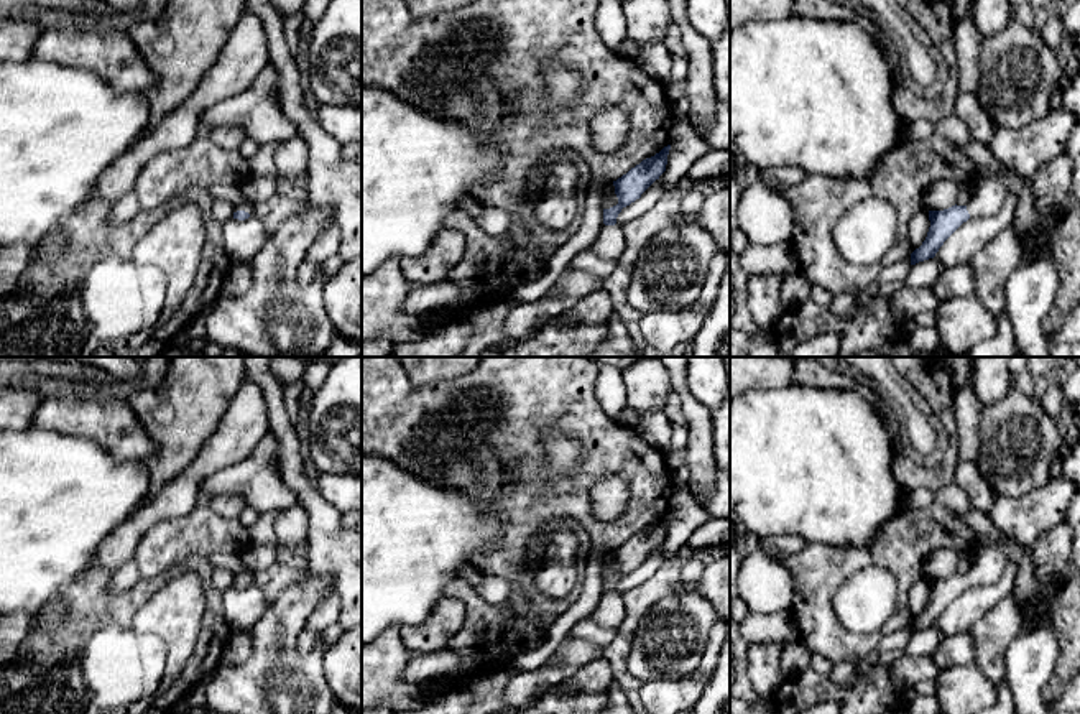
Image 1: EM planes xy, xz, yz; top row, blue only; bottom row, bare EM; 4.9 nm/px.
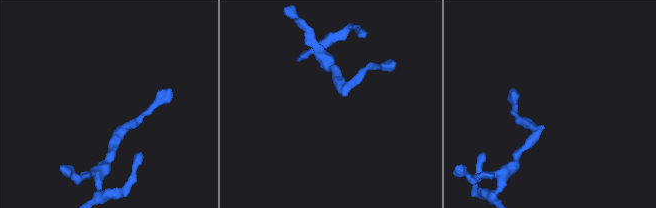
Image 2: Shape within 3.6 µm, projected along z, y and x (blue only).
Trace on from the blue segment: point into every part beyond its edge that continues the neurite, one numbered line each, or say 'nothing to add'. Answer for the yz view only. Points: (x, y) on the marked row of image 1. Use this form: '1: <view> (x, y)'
1: yz (988, 198)

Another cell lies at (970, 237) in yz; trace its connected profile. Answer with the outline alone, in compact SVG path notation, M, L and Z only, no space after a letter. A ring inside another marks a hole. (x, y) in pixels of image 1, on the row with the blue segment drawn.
M1006 192L1001 209L988 217L970 217L939 248L935 258L944 267L968 263L991 239L1014 220L1018 196Z

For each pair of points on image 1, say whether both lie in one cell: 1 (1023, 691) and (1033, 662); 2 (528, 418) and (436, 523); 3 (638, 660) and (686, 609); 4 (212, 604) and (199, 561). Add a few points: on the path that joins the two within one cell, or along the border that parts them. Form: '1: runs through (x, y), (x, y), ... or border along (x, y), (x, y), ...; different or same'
1: runs through (1026, 685), (1028, 668); same
2: border along (428, 479), (461, 487), (480, 507), (497, 514); different
3: runs through (650, 647), (674, 622); same
4: runs through (211, 594), (204, 571); same

